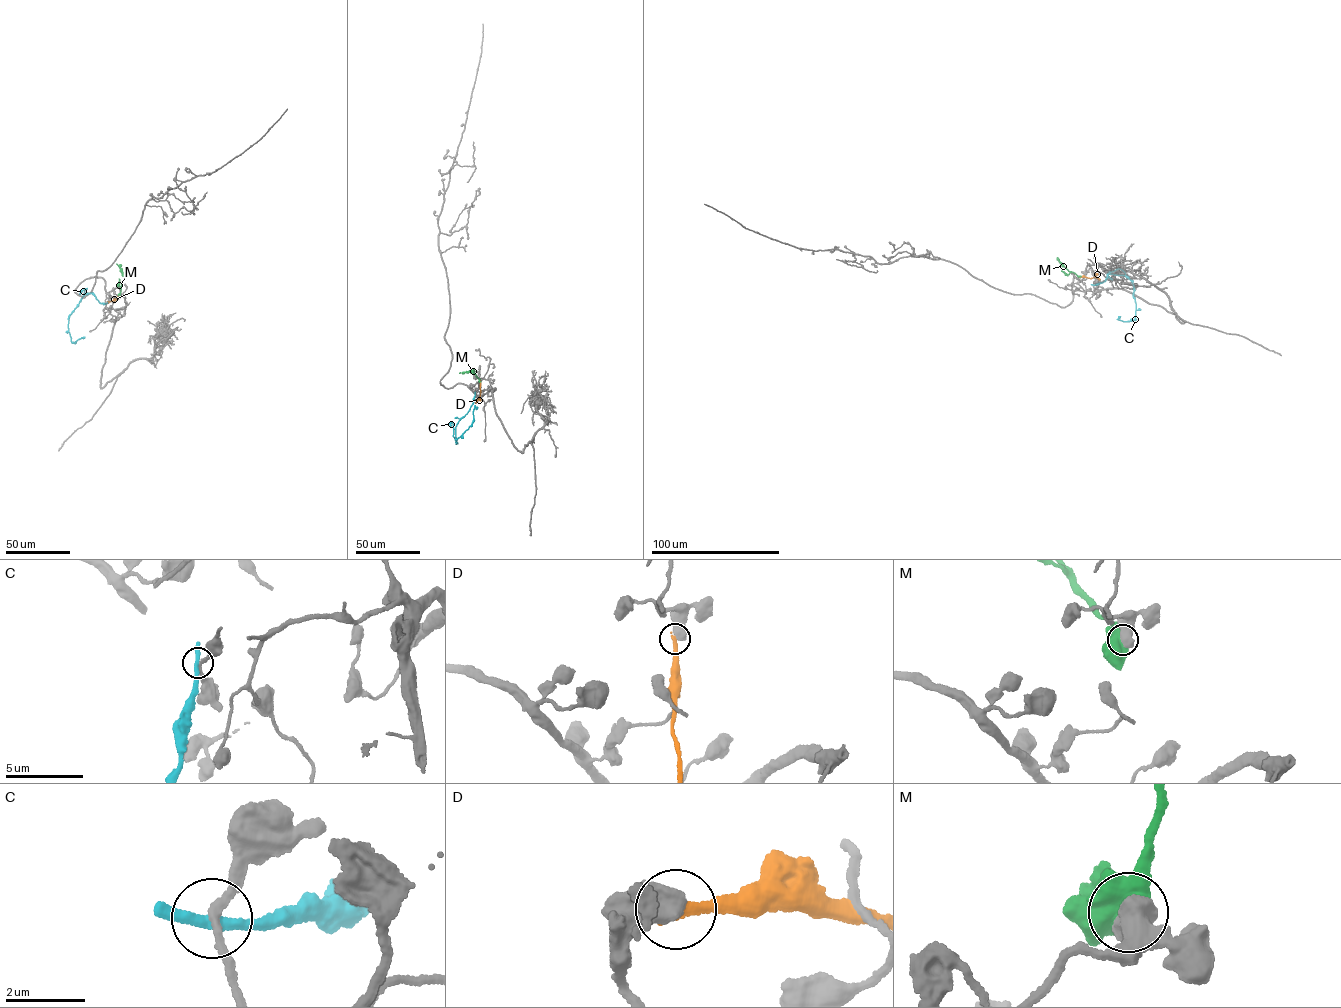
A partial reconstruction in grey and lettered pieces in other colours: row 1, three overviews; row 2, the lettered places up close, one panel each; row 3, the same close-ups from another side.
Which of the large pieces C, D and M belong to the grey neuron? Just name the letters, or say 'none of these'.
none of these

